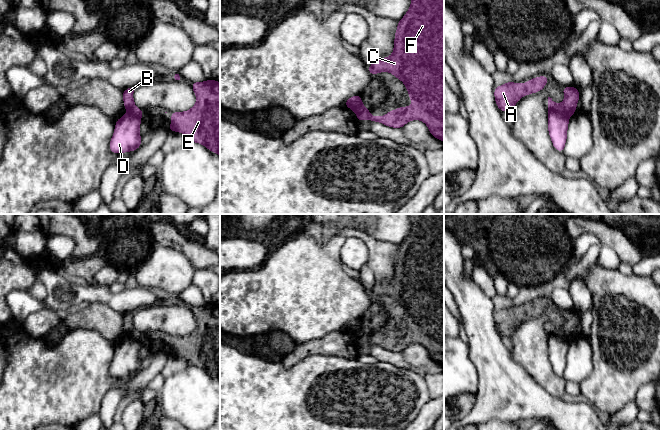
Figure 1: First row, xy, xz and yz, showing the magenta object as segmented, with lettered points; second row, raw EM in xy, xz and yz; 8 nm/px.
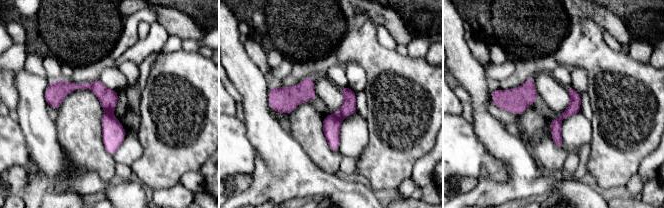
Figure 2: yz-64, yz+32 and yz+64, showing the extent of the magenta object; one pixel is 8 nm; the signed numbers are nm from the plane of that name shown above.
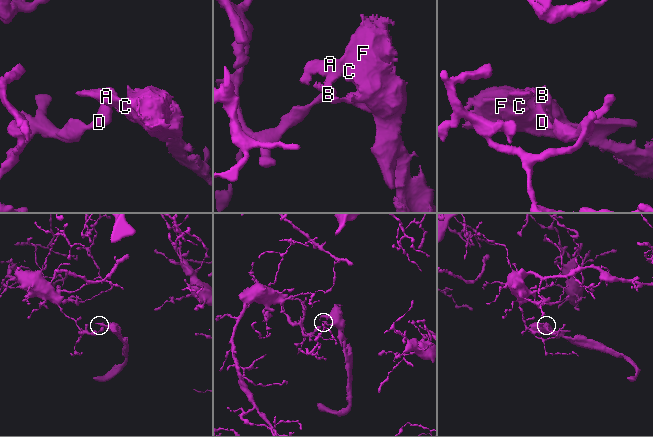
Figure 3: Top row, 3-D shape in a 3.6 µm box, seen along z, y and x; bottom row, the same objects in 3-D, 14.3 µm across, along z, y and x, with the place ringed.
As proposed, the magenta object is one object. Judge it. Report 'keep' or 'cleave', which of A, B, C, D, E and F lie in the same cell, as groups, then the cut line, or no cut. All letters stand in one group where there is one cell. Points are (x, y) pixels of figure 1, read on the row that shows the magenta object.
cleave | A B C E F / D | yz (549, 110), (562, 112), (568, 116)

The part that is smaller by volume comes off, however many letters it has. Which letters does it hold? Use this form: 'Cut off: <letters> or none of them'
Cut off: A, B, C, E, F

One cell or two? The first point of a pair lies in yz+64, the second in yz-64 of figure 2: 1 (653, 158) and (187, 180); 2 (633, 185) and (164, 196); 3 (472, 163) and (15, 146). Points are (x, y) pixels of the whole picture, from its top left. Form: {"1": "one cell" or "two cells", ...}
{"1": "one cell", "2": "one cell", "3": "one cell"}

